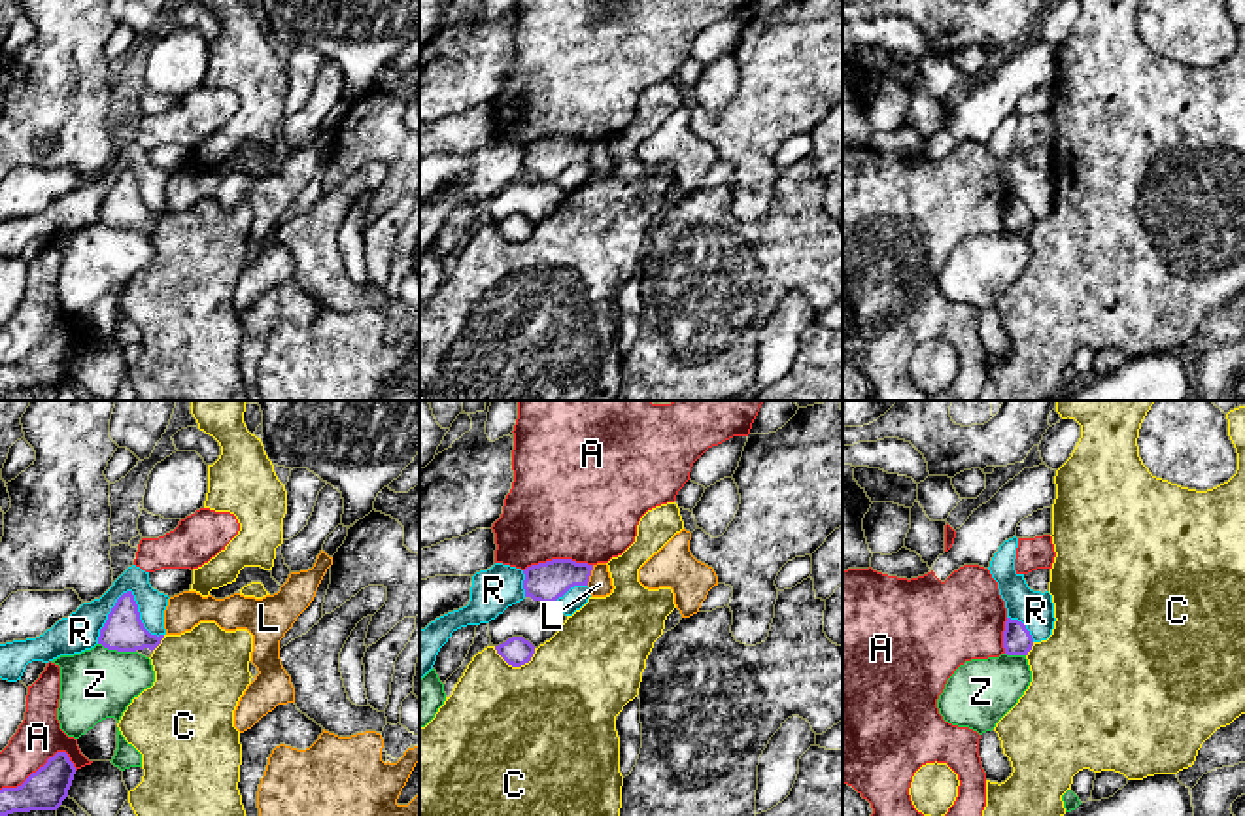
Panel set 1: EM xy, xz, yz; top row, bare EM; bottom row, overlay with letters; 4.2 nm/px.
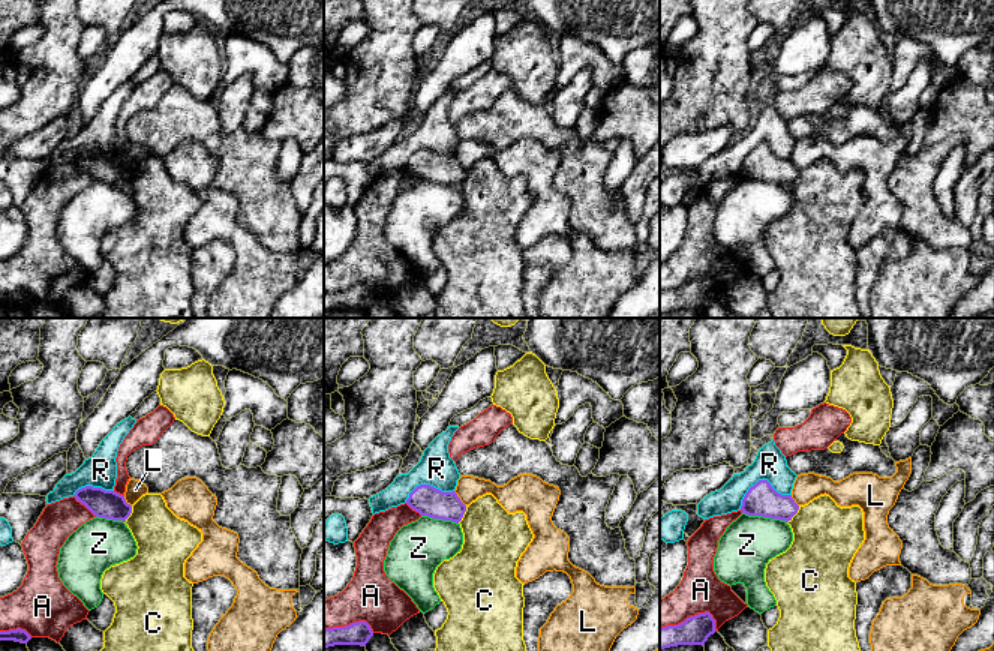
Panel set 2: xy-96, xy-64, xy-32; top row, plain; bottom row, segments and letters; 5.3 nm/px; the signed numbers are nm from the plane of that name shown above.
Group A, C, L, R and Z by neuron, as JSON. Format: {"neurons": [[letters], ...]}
{"neurons": [["A"], ["C"], ["L"], ["R"], ["Z"]]}

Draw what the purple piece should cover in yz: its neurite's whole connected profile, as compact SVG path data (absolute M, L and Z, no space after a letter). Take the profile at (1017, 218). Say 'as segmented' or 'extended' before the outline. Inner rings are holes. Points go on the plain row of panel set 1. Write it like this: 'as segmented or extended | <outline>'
as segmented | M1007 195L1003 208L1003 225L1007 232L1028 232L1033 223L1033 215L1026 202L1018 196Z

